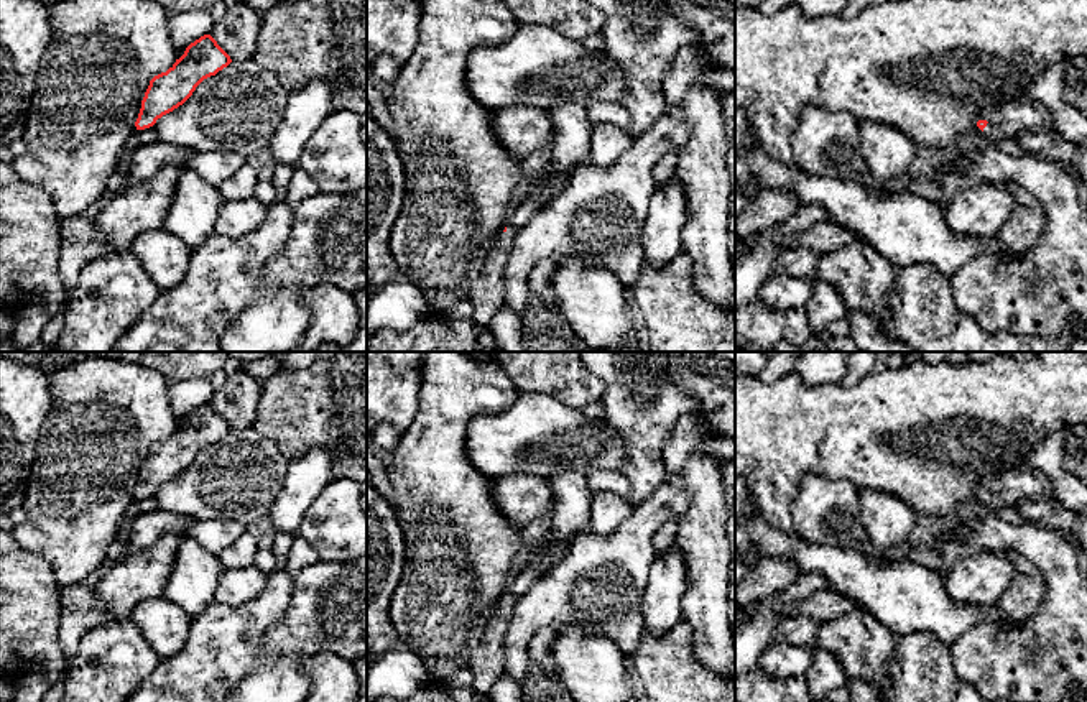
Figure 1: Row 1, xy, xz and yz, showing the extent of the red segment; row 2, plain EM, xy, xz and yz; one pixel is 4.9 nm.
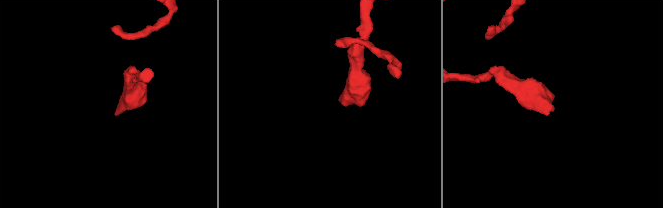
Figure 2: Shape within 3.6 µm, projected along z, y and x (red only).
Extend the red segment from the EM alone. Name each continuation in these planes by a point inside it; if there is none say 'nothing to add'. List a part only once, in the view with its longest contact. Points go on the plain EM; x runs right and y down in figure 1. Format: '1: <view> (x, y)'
1: yz (1025, 482)

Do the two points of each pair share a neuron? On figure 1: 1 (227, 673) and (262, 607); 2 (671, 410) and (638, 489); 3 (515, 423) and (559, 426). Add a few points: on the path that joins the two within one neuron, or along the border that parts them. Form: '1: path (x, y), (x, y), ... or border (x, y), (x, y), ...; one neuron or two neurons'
1: path (227, 656), (227, 645), (249, 623); one neuron
2: path (653, 429), (645, 438), (643, 469); one neuron
3: path (527, 426), (548, 426); one neuron

